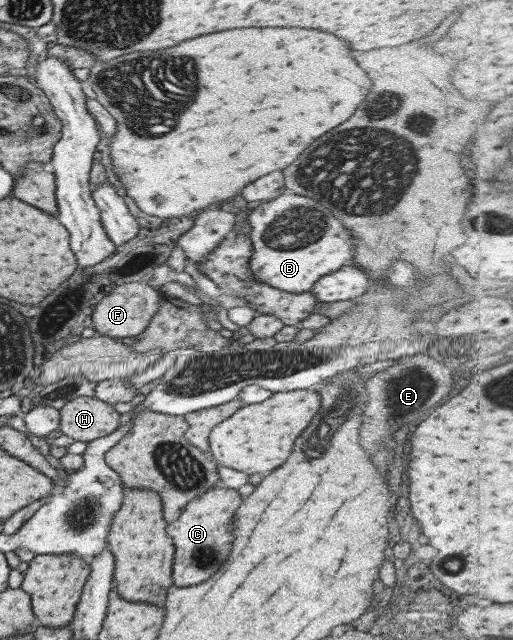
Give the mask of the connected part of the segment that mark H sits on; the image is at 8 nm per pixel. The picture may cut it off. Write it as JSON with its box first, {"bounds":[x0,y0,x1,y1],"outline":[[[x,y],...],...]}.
{"bounds":[58,396,119,443],"outline":[[[95,396],[73,398],[62,406],[58,415],[61,434],[84,443],[108,435],[119,424],[119,415],[112,405]]]}

